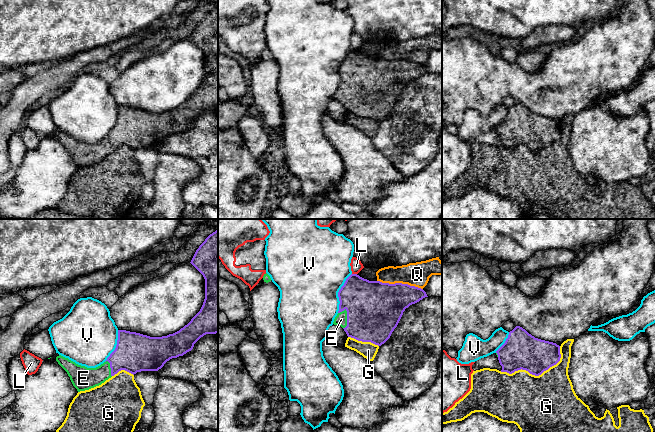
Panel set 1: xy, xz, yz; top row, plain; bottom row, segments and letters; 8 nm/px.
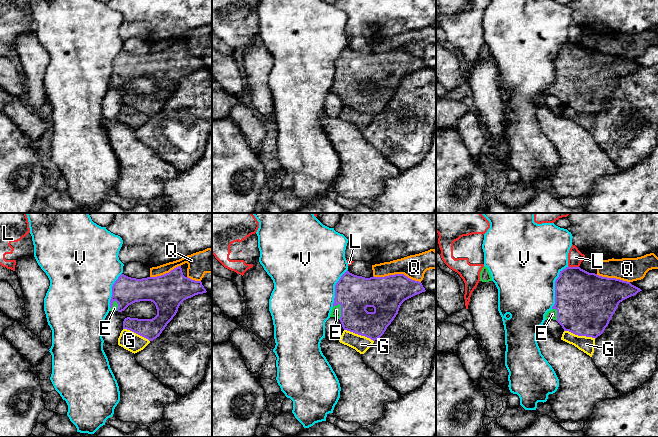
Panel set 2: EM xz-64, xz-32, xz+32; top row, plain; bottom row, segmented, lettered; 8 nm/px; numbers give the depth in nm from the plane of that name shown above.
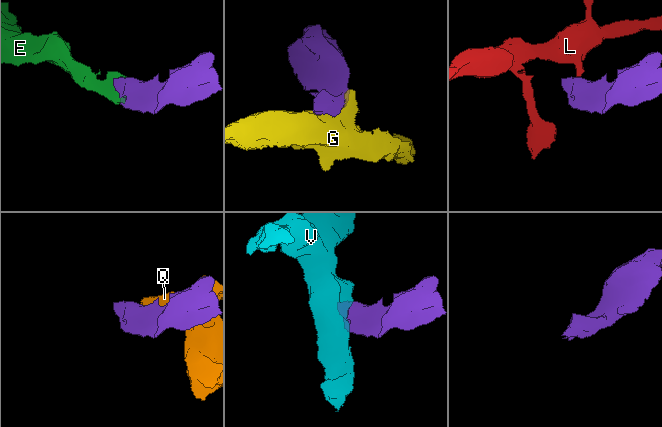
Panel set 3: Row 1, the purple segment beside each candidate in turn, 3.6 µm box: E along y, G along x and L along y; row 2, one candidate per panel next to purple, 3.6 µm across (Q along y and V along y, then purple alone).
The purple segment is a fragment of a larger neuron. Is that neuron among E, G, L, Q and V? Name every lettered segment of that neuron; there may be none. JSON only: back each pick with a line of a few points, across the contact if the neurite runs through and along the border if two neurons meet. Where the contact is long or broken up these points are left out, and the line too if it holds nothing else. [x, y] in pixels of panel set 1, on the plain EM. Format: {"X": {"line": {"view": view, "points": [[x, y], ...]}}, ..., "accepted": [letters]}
{"accepted": ["E"]}

